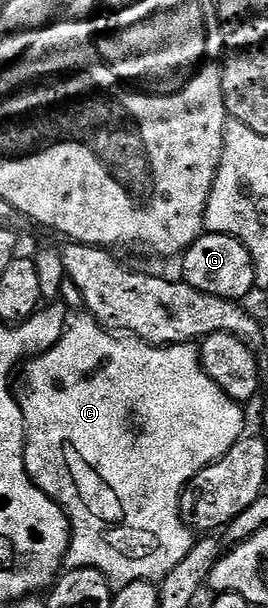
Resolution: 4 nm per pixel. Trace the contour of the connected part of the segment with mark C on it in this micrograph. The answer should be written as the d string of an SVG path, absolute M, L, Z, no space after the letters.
M76 314L68 321L62 338L50 350L29 359L24 372L24 461L32 481L49 498L63 508L72 524L72 537L68 543L68 553L64 556L68 568L93 568L107 578L113 589L119 590L134 582L159 582L164 579L186 554L190 554L194 543L194 532L180 517L180 496L192 483L196 475L209 464L220 460L244 436L244 409L219 388L204 373L200 365L200 349L190 344L148 344L145 340L125 338L103 328L94 317Z

